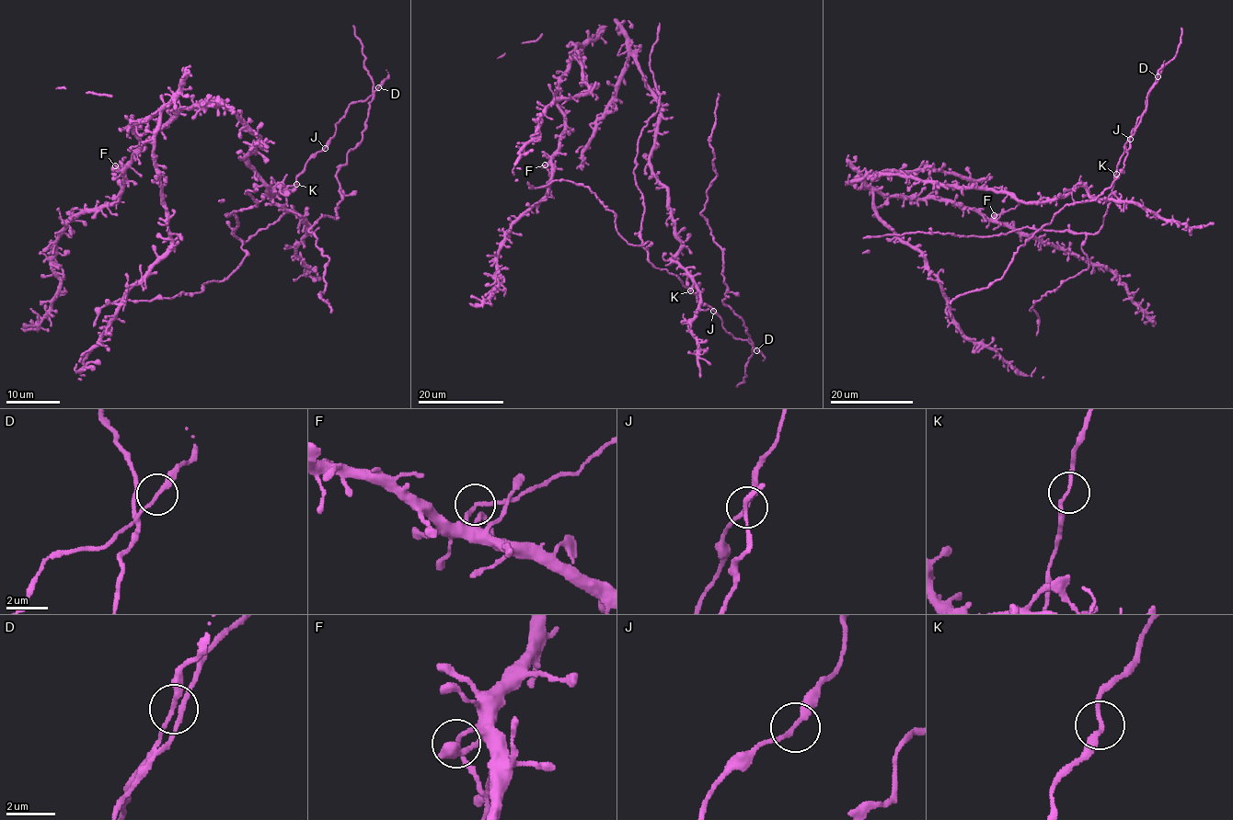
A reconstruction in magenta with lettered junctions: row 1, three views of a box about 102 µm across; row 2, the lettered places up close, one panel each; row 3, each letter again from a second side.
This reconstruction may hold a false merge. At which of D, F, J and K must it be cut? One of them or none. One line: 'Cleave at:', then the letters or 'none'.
Cleave at: F

